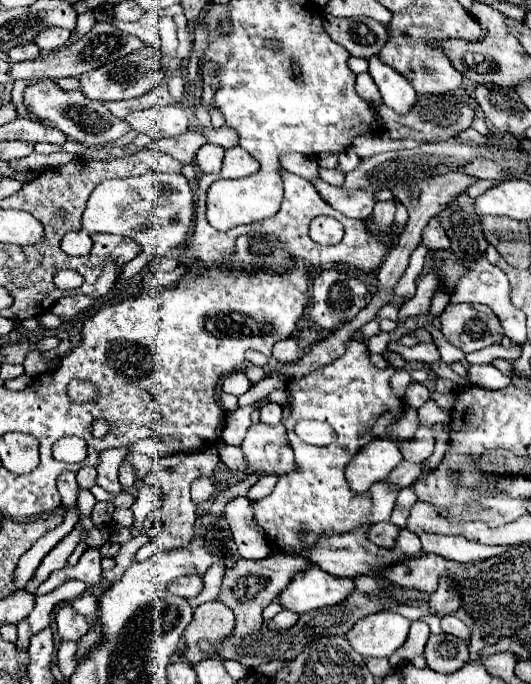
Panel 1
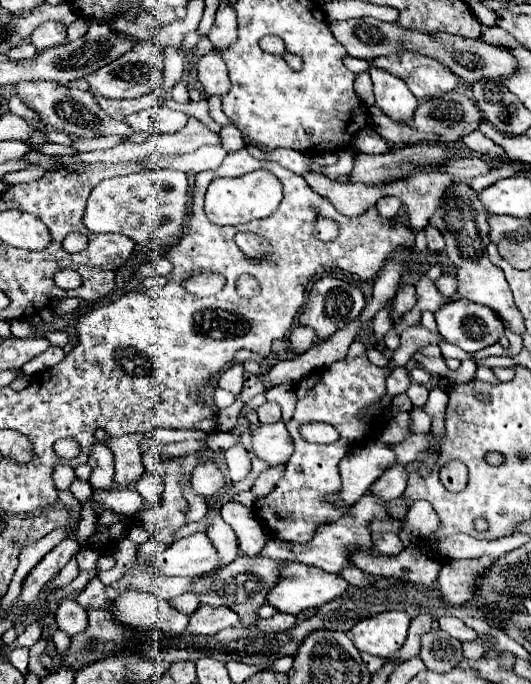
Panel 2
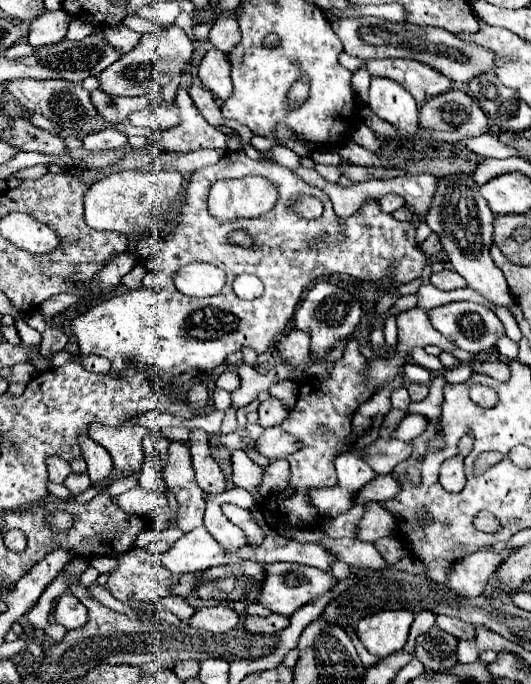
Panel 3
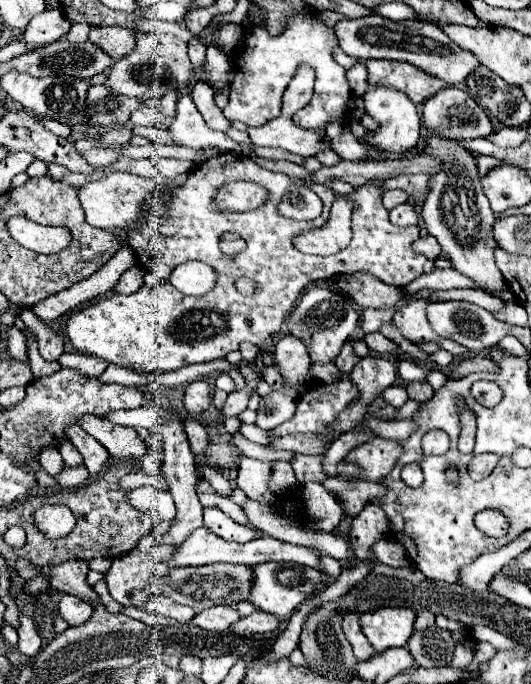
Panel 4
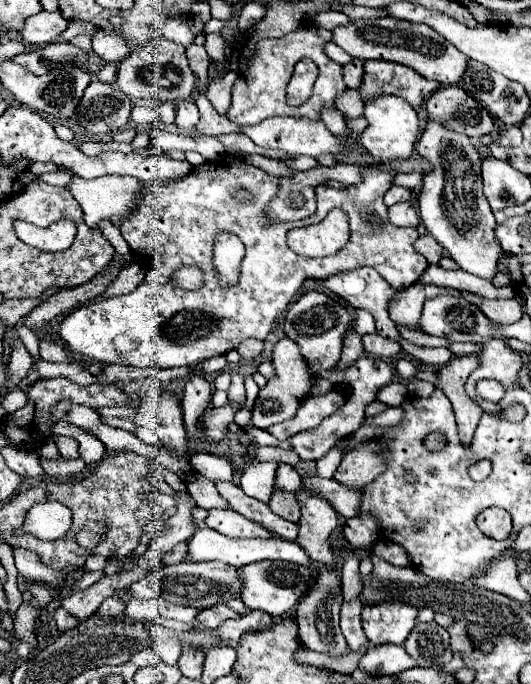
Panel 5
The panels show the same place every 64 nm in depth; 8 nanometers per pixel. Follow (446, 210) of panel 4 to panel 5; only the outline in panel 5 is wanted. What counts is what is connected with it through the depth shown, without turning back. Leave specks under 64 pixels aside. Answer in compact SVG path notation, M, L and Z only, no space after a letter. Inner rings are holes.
M428 120L420 140L416 142L416 152L426 162L432 164L432 172L424 174L418 210L426 230L444 246L452 260L460 264L462 270L492 280L498 258L502 254L500 242L494 234L496 220L488 202L482 194L480 180L480 154L472 140L464 134L452 132L440 122Z

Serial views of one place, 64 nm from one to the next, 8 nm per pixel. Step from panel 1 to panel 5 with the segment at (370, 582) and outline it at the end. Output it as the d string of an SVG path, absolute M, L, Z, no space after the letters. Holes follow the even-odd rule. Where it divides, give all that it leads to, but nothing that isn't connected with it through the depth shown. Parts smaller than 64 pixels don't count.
M304 490L296 492L296 498L300 502L302 518L298 522L298 546L304 548L304 552L318 564L324 564L328 568L334 568L334 554L330 550L330 544L324 542L324 538L330 536L330 532L338 524L336 510L322 498L316 498Z

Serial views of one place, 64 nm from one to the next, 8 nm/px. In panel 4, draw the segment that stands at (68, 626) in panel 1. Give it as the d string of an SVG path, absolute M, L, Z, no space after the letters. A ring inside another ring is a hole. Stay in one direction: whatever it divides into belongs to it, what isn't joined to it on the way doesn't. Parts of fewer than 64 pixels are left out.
M64 594L60 598L60 606L58 606L58 612L64 616L64 620L70 624L70 626L80 626L84 624L90 614L92 614L92 604L90 602L72 602L72 596Z

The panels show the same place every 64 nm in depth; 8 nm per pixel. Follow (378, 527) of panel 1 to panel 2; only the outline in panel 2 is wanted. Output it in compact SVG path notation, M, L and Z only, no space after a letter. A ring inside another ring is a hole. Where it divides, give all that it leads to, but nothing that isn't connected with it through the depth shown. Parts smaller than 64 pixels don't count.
M392 532L390 534L374 534L372 542L374 542L374 548L384 556L398 556L404 548L402 540Z

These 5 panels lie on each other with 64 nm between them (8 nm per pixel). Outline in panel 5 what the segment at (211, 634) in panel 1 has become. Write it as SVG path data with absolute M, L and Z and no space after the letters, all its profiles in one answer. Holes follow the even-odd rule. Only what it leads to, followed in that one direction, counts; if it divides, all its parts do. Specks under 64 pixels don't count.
M214 604L214 606L210 606L210 608L204 608L204 610L200 610L200 614L198 614L198 624L202 626L202 628L210 628L210 630L214 630L214 628L218 628L224 620L228 620L228 618L238 618L240 614L238 612L234 612L234 610L230 610L228 606L224 606L224 604Z

